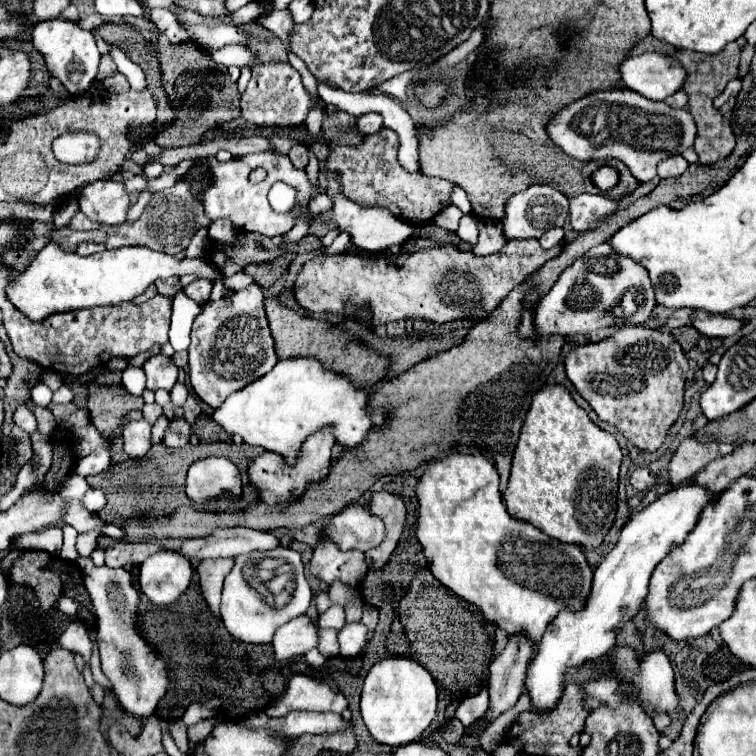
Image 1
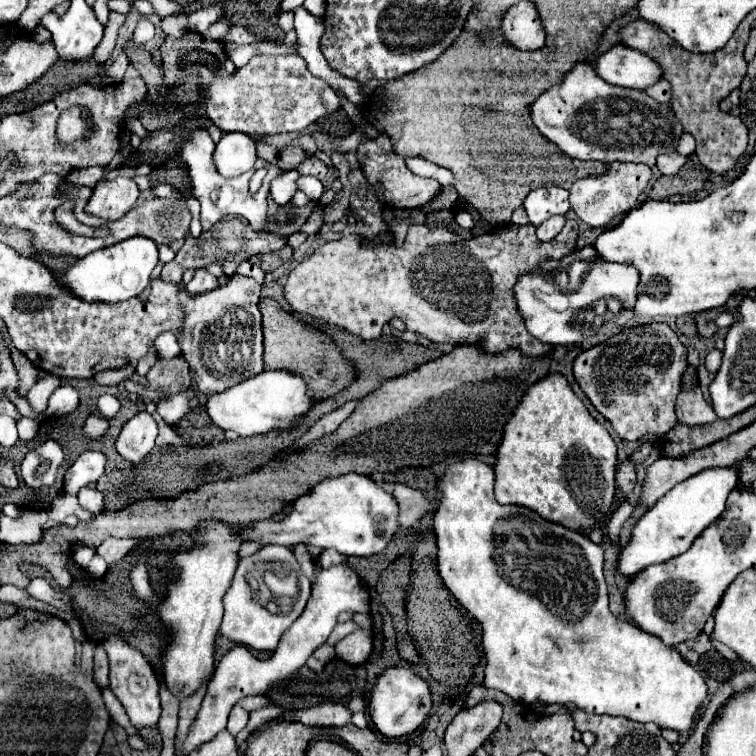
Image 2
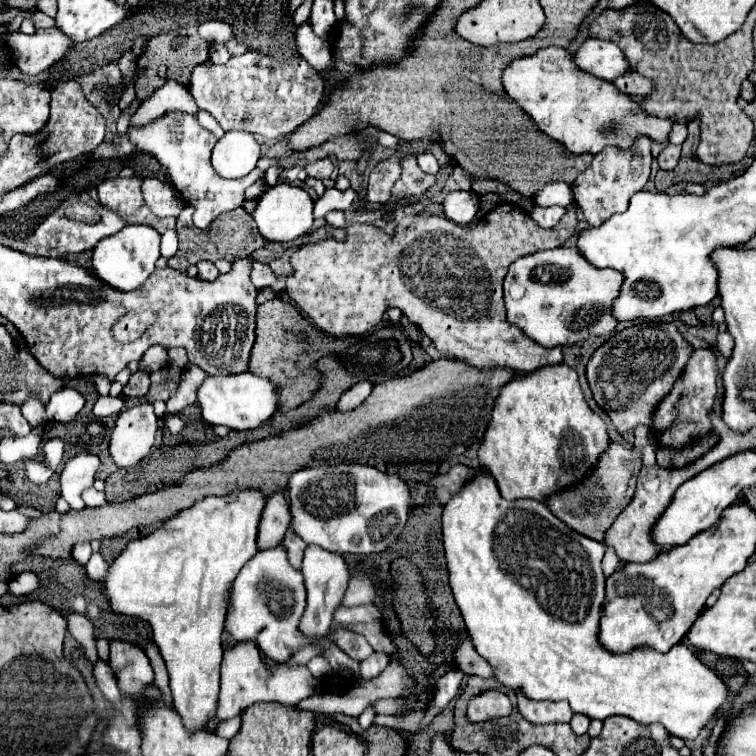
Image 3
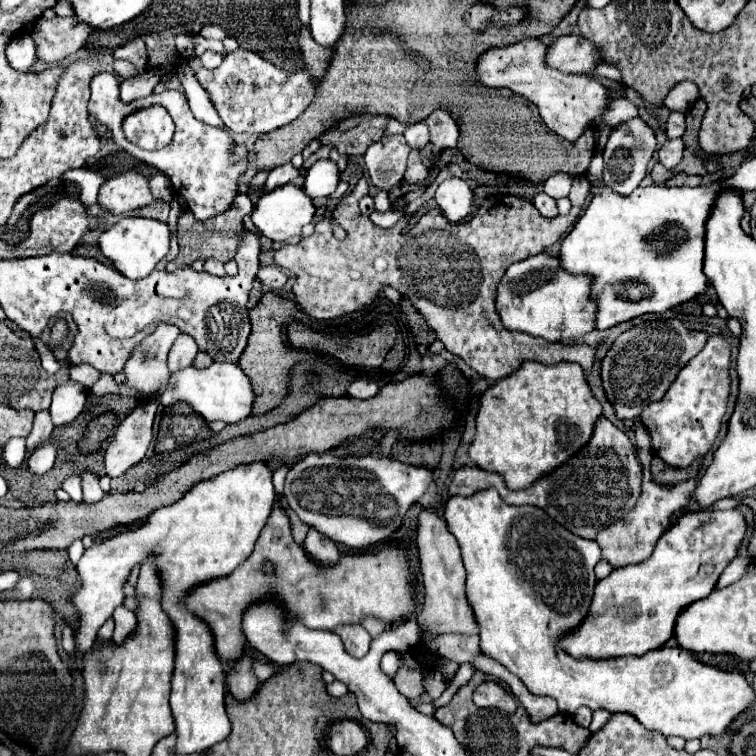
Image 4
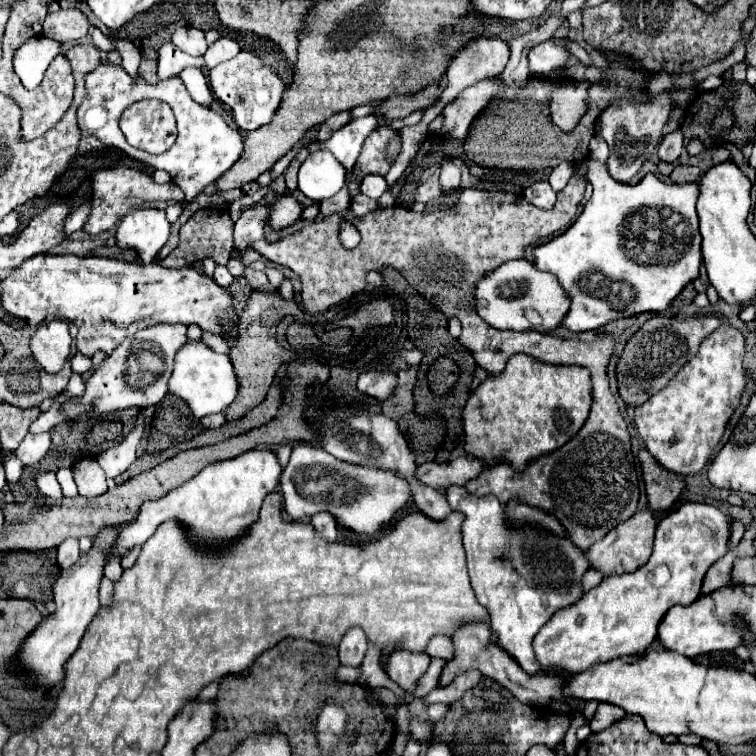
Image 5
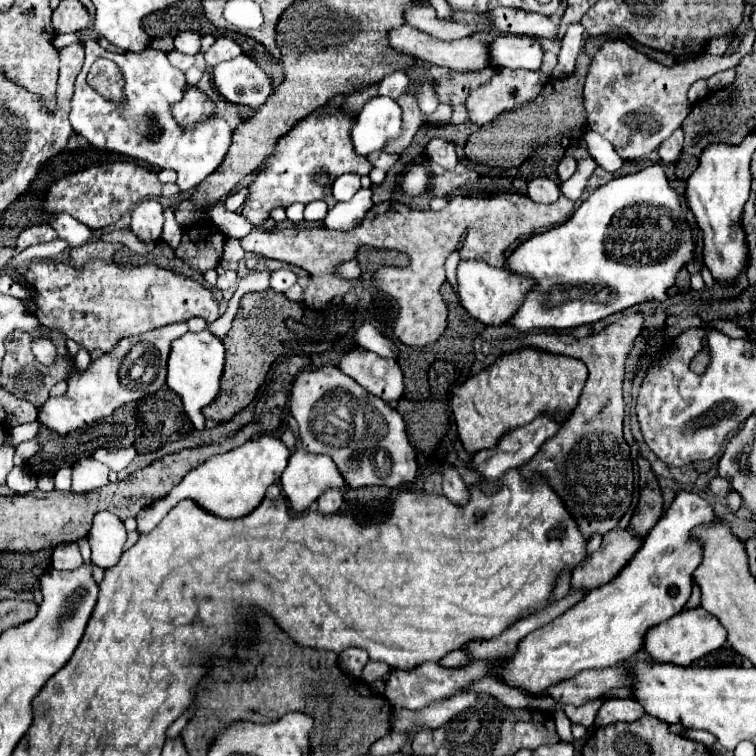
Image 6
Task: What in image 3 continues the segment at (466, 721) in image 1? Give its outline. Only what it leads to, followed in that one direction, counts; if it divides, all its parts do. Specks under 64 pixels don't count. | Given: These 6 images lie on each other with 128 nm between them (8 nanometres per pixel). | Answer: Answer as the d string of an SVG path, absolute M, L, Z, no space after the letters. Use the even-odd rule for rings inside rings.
M492 476L474 478L456 496L452 496L452 500L444 506L442 540L444 540L450 588L452 588L452 594L454 594L454 600L456 600L460 612L464 614L464 622L466 622L466 628L470 632L470 638L472 638L474 646L478 644L478 654L484 656L492 664L492 668L496 672L496 680L500 684L504 684L506 688L510 688L510 690L522 688L524 694L532 700L552 700L552 702L566 700L576 714L586 714L586 716L598 718L598 720L604 720L604 718L614 716L614 714L622 714L622 716L628 716L640 724L660 722L672 736L678 736L682 740L694 740L700 734L700 730L714 718L714 714L720 710L720 706L732 698L730 688L720 680L720 676L714 674L708 666L704 666L686 644L676 644L666 654L658 654L650 648L636 648L634 652L628 652L628 654L612 654L600 646L600 642L598 642L598 618L600 618L600 604L604 600L604 580L606 580L602 570L600 570L600 562L602 562L602 556L606 552L606 546L602 542L586 538L582 534L574 532L572 528L568 528L542 502L536 502L536 500L522 500L522 502L504 500L500 496L496 480Z

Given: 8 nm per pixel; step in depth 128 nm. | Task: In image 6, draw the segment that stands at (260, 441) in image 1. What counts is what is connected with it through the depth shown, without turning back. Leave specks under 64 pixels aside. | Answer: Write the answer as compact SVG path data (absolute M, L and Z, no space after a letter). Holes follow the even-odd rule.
M210 330L186 332L182 338L176 338L172 342L172 350L168 356L166 384L170 390L174 390L178 396L184 398L184 410L190 416L196 430L204 428L204 416L200 414L200 410L208 406L218 392L222 366L224 366L224 346L222 340L216 338Z

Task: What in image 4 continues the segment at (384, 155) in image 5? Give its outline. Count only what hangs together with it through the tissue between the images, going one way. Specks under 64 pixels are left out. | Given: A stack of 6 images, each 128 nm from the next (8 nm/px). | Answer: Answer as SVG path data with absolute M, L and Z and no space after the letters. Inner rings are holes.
M367 175L358 180L354 190L348 192L332 212L332 220L346 230L344 240L336 240L330 222L322 220L316 224L312 236L302 238L298 244L286 244L274 252L274 264L294 272L298 279L292 292L308 316L332 320L362 310L386 284L390 284L412 300L418 312L434 328L438 340L444 342L446 350L460 356L488 382L508 376L522 360L534 360L546 366L578 362L586 372L592 370L596 358L592 346L546 342L524 332L510 332L502 326L494 308L496 286L506 268L516 260L540 254L544 248L556 244L580 218L590 194L586 176L574 176L572 180L570 214L554 216L552 220L540 216L536 206L524 198L490 196L482 200L472 218L456 224L436 208L426 212L414 226L410 226L406 218L400 218L392 228L380 228L358 210L356 200L362 199L364 193L369 193ZM600 416L586 448L582 448L562 466L554 468L554 472L540 476L530 488L510 490L506 488L506 482L498 472L486 472L478 466L464 466L454 474L450 484L450 494L472 496L480 490L496 488L506 504L538 506L544 512L548 512L552 520L568 528L572 534L594 540L600 530L608 528L610 524L620 520L620 516L626 516L626 512L634 508L642 492L640 482L642 482L642 466L636 460L636 452L630 438L608 418Z

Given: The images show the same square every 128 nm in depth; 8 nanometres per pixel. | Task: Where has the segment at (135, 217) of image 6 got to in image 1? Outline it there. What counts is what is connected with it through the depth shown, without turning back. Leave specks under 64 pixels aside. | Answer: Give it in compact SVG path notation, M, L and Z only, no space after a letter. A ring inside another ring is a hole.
M46 244L34 262L12 280L8 286L10 302L20 308L32 320L44 320L52 312L68 312L94 306L112 306L130 302L142 294L154 280L168 276L194 274L198 278L216 280L220 272L204 258L178 260L164 252L152 252L144 246L128 246L116 250L104 250L90 256L78 256L74 252L62 252L58 244Z

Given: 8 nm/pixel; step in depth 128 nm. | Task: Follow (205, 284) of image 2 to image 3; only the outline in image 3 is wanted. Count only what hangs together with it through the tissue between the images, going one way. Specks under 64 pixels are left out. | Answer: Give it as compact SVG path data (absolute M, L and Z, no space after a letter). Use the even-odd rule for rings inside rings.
M202 260L200 264L196 264L198 266L198 278L202 278L202 280L216 280L218 278L218 268L214 266L214 262L208 262L208 260Z

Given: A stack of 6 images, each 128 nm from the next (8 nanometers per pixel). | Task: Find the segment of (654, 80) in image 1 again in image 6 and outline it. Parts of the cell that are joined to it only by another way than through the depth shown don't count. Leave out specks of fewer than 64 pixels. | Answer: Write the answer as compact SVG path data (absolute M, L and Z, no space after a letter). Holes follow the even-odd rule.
M496 36L488 44L488 62L496 68L538 70L542 64L542 46L536 38Z

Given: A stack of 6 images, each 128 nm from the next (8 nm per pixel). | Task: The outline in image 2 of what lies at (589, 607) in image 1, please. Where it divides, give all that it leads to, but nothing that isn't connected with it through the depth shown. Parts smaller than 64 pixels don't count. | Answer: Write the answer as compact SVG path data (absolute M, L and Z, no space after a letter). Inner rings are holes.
M726 466L726 468L708 468L676 484L634 524L632 538L618 556L618 570L624 574L624 578L630 578L632 574L644 570L646 566L666 562L686 552L692 546L692 542L702 534L702 530L722 516L722 512L726 510L726 498L738 486L738 482L740 482L740 468Z

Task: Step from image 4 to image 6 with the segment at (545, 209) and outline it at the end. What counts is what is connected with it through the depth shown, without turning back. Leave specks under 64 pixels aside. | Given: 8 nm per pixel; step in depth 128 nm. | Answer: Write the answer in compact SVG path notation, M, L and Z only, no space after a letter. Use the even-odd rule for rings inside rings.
M534 178L528 182L528 198L542 204L552 204L560 196L560 188L550 178Z

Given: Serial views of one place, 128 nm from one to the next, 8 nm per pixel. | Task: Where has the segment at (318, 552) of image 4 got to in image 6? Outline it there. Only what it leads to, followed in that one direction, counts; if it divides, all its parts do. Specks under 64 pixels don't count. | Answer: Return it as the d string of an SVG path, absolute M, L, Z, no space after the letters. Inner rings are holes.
M328 488L318 500L318 510L324 514L330 514L330 512L336 512L342 506L342 502L344 502L342 490L340 488Z

